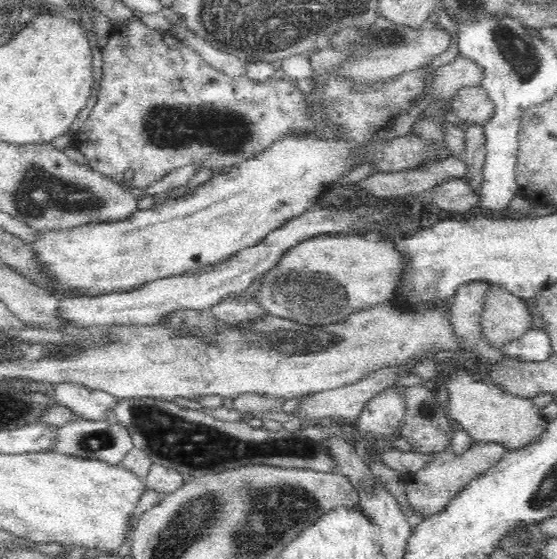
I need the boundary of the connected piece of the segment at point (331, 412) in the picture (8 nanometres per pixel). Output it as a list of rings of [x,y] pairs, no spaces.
[[[410,360],[402,366],[390,366],[390,368],[380,368],[376,370],[372,375],[368,375],[367,378],[361,380],[361,382],[336,388],[333,390],[326,390],[316,394],[310,394],[310,396],[304,396],[304,400],[296,408],[298,412],[298,418],[300,420],[320,420],[322,418],[333,418],[338,417],[341,421],[351,421],[356,423],[358,418],[362,415],[365,407],[375,397],[378,397],[382,392],[390,389],[398,379],[406,374],[413,368],[416,362],[422,360]]]

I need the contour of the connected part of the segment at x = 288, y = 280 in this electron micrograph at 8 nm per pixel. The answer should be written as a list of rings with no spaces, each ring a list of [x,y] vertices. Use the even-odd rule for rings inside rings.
[[[354,233],[326,234],[308,238],[306,242],[298,242],[294,248],[290,248],[280,258],[280,262],[272,270],[266,272],[263,285],[254,294],[256,303],[274,317],[311,324],[314,327],[337,323],[346,320],[351,314],[358,311],[390,302],[396,298],[402,270],[410,262],[408,255],[398,251],[397,241],[398,237],[394,235],[378,237],[365,233]]]

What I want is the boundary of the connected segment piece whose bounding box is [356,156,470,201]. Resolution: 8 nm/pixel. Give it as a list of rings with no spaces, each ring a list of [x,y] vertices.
[[[450,156],[444,161],[434,161],[425,167],[404,169],[396,172],[377,172],[359,184],[361,192],[376,198],[378,201],[388,201],[403,197],[405,194],[419,194],[429,190],[433,184],[442,183],[449,178],[467,180],[466,163],[460,157]]]

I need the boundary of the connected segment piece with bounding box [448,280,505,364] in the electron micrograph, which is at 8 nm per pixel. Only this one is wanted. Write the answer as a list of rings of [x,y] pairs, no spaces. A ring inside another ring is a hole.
[[[477,280],[460,286],[453,296],[450,306],[450,321],[452,331],[460,339],[460,350],[457,352],[472,352],[480,357],[488,357],[490,364],[496,364],[504,358],[502,350],[485,343],[483,328],[481,327],[482,312],[484,312],[484,298],[490,290],[491,284]]]

